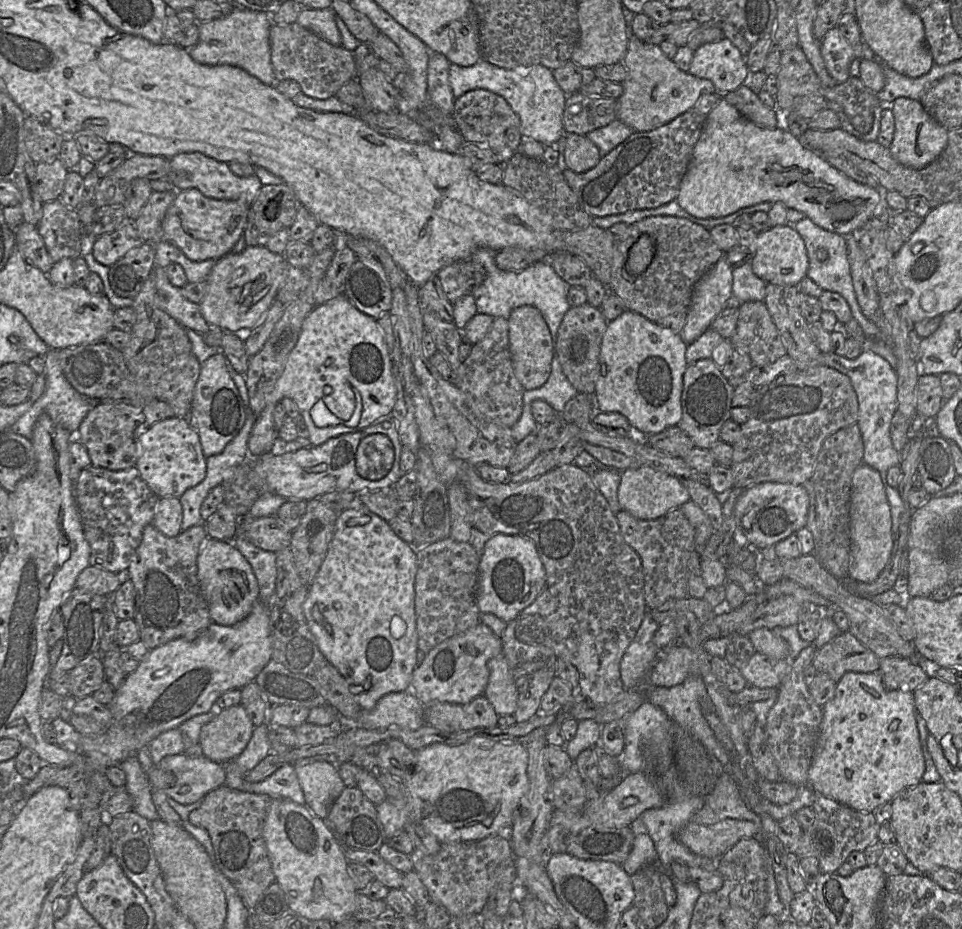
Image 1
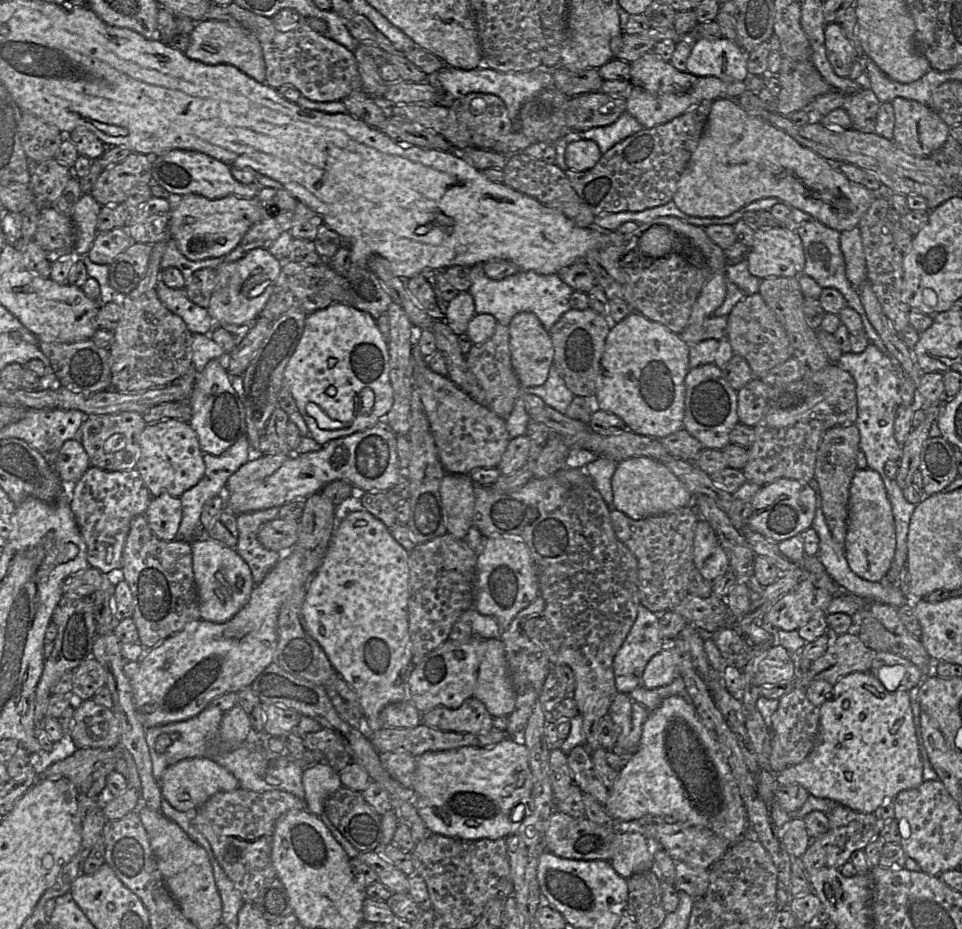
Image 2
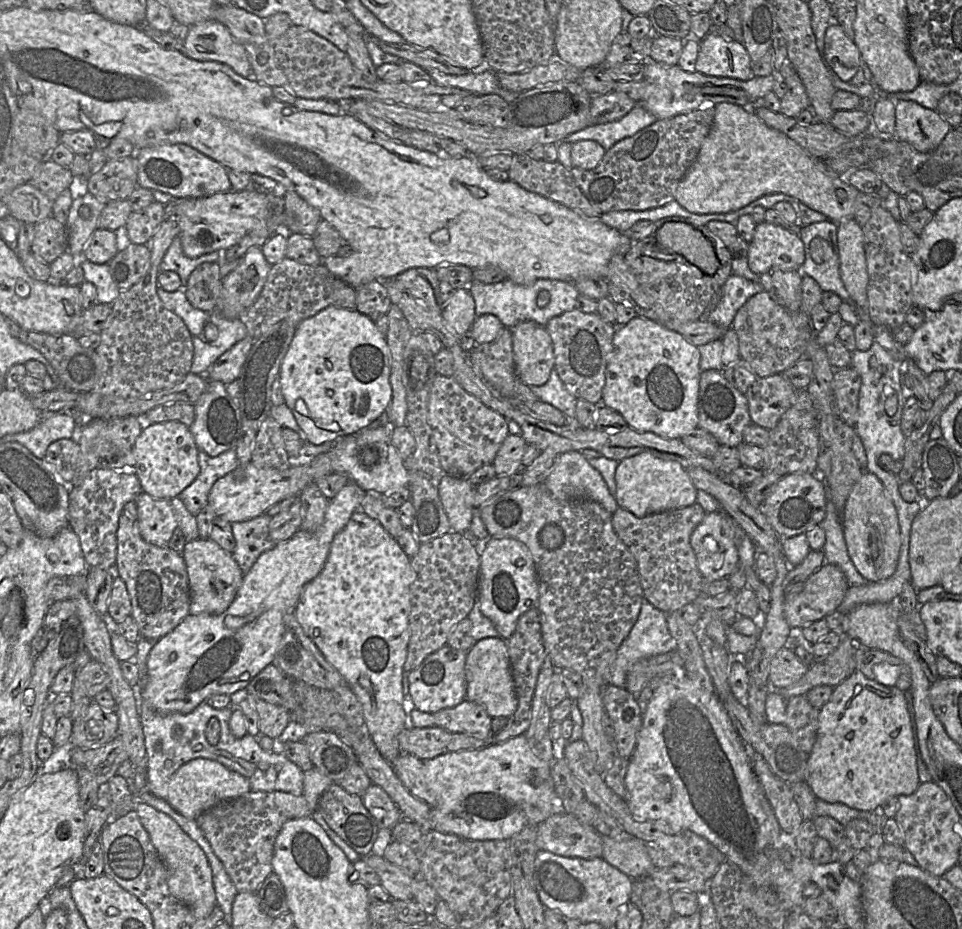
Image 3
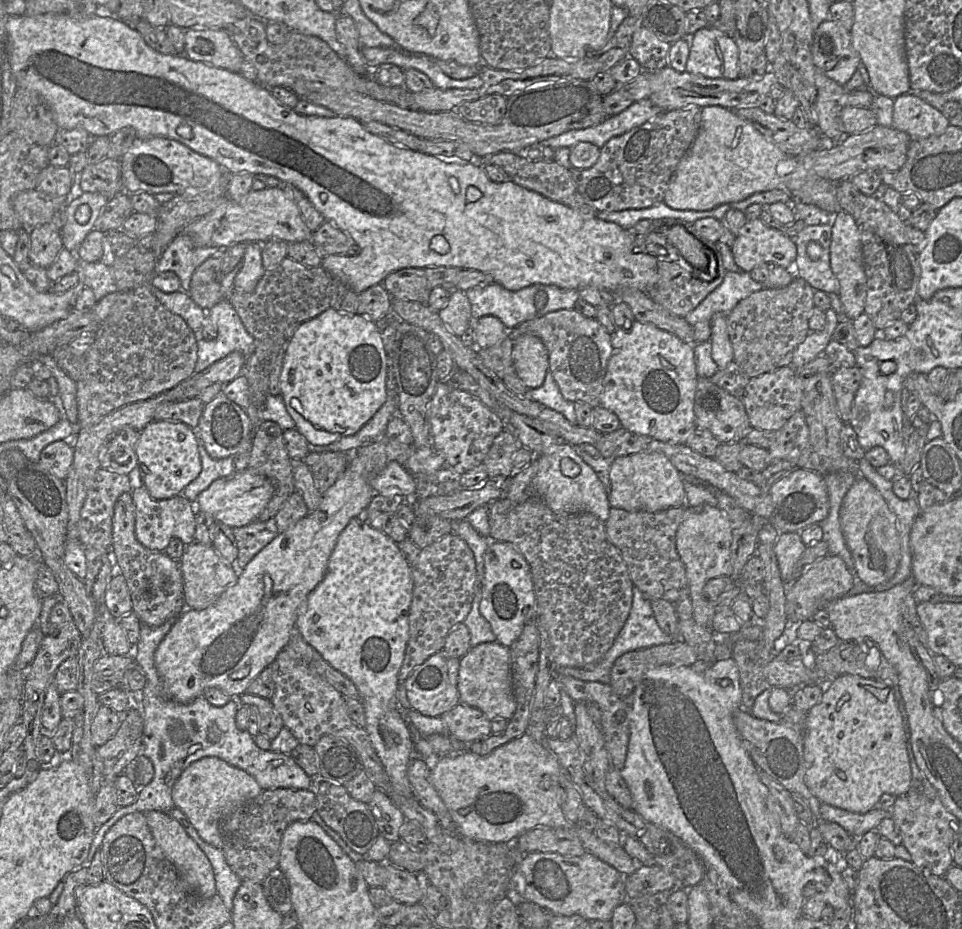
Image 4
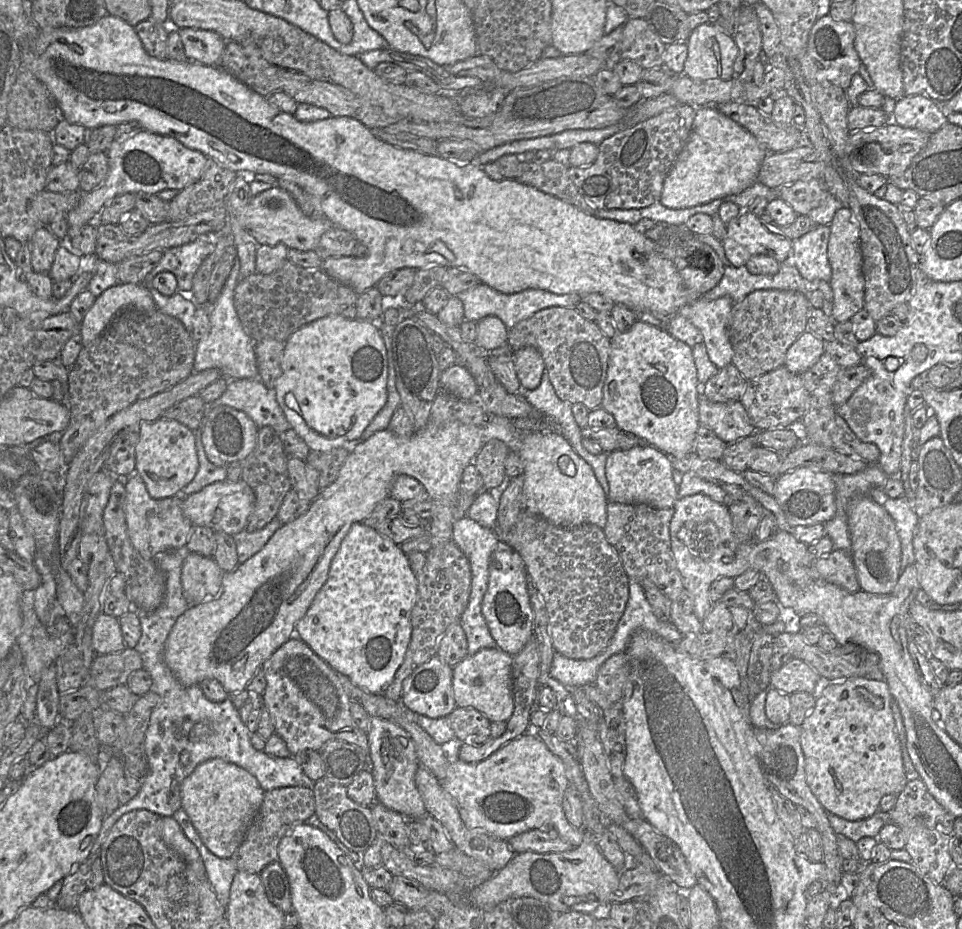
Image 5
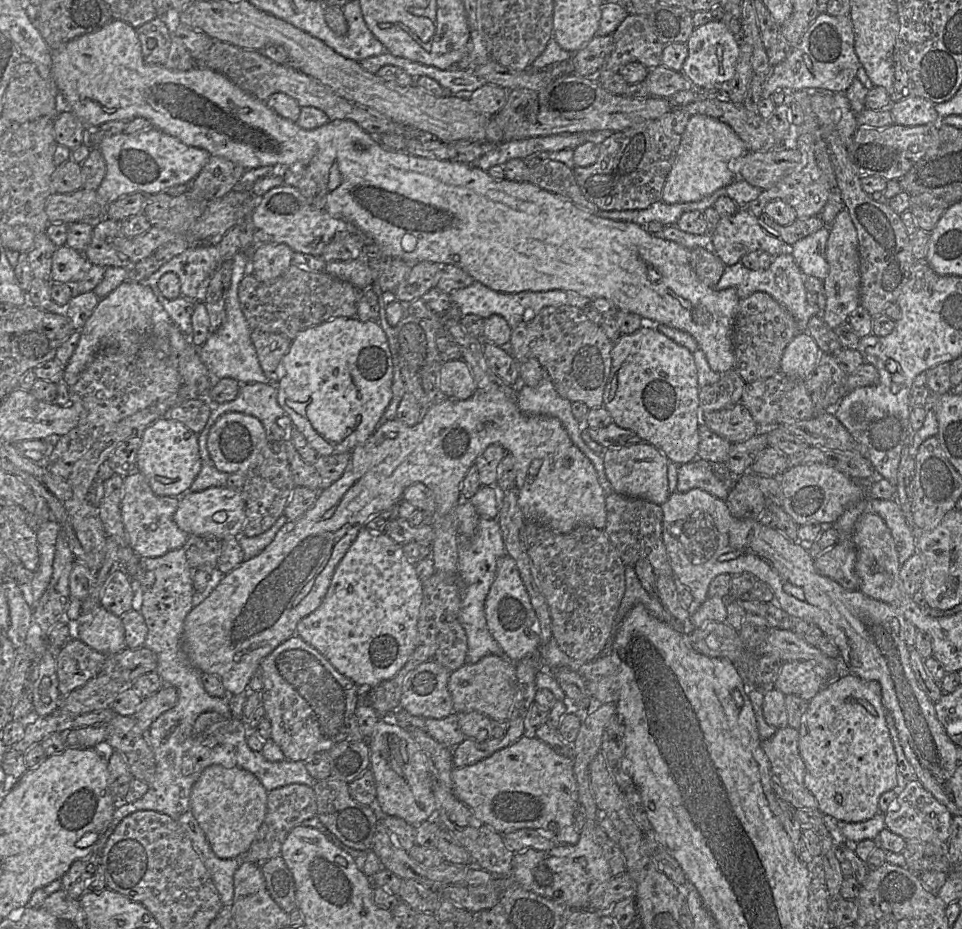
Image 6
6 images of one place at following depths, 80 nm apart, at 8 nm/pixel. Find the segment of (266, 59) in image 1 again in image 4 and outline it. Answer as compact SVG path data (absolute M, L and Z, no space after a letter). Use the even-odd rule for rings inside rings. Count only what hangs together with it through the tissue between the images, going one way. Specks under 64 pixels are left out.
M185 29L185 55L193 61L240 73L244 57L229 31Z

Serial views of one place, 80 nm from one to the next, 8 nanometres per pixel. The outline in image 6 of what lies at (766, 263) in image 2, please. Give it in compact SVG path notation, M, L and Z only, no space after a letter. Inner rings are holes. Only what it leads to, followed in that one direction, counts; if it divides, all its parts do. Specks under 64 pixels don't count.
M739 208L734 215L720 218L711 237L716 255L726 266L735 265L744 255L756 250L775 257L785 253L787 246L747 208Z

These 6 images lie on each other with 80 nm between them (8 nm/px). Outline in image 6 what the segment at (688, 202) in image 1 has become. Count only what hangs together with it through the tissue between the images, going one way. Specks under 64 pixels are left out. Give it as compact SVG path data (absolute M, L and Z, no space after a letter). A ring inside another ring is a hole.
M703 114L692 115L667 175L661 200L668 204L694 202L731 184L737 178L734 161L747 152L744 142L729 125Z

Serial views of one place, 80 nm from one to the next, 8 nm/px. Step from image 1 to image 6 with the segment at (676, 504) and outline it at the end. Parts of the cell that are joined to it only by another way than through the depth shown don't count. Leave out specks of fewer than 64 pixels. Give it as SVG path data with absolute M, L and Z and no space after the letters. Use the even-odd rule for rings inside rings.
M649 443L608 448L603 454L604 469L614 492L628 497L648 500L657 505L665 503L669 496L668 463L666 456Z

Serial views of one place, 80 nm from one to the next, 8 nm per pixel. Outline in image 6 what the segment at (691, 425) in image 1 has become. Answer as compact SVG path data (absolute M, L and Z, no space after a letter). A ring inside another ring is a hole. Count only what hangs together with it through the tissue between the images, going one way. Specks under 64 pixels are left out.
M737 403L729 409L701 414L701 421L731 444L743 442L761 429L742 403Z

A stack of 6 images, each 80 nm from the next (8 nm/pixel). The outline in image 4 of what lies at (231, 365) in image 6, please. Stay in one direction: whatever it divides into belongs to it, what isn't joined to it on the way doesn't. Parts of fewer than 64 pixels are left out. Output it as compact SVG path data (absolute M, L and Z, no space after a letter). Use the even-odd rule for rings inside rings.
M242 263L225 275L221 281L221 291L224 298L206 311L211 321L217 326L217 337L206 341L203 338L197 341L197 362L195 373L204 371L215 362L234 351L248 357L254 350L256 340L246 331L229 297L234 291L234 279Z

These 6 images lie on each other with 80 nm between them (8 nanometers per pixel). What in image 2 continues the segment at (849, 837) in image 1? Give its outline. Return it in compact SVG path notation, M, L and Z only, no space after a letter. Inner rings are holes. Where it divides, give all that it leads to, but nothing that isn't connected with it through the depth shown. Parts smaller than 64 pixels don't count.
M837 804L825 814L829 829L812 842L818 841L825 850L827 867L839 869L854 851L864 850L879 834L881 822L873 813L861 813Z

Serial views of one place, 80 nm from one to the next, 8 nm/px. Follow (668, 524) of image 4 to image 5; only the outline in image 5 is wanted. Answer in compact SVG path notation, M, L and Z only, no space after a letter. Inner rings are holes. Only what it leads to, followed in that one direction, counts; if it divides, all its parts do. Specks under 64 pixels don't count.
M608 501L607 521L603 529L608 542L617 551L628 577L639 583L642 579L649 578L671 601L677 600L685 589L671 548L670 523L673 515L673 508L654 508L647 504L623 504Z

